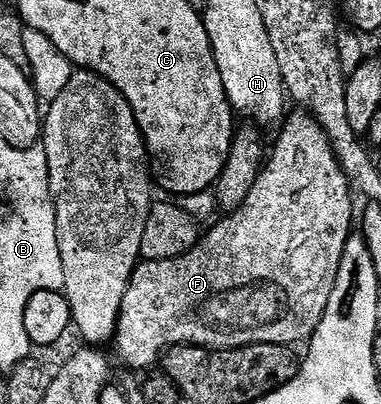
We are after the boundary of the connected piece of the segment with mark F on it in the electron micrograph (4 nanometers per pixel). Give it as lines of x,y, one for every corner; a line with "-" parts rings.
309,113
298,114
302,115
292,116
293,114
291,114
281,124
281,127
283,126
282,132
279,133
278,140
274,143
274,151
272,147
268,158
265,160
256,185
252,185
248,197
244,197
244,201
234,211
222,217
226,219
220,220
221,218
219,218
213,224
215,227
207,235
205,232
199,238
198,244
178,259
165,259
164,261
148,259
139,262
137,269
128,281
128,289
124,293
124,301
120,305
120,313
118,314
118,330
112,340
113,346
118,346
119,357
128,366
153,368
159,362
160,353
172,347
208,347
216,351
229,351
239,347
254,347
258,343
305,344
314,336
315,329
318,328
324,317
324,309
328,309
328,297
332,297
332,285
336,285
336,273
340,273
340,261
344,257
344,245
352,233
350,222
353,219
355,222
356,219
356,211
354,215
355,196
352,194
348,177
344,177
344,169
340,169
340,161
328,141
324,129
314,120
313,115

